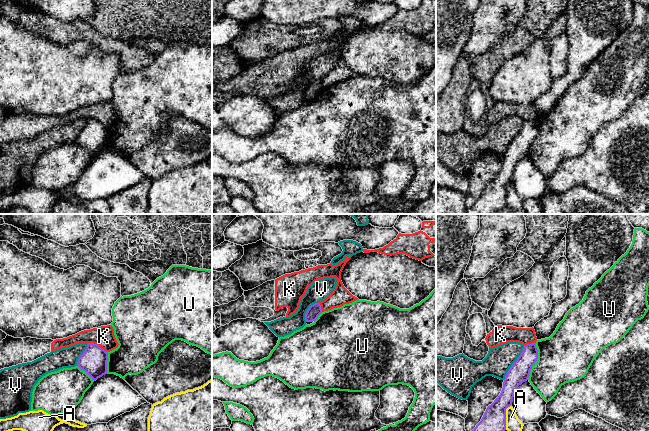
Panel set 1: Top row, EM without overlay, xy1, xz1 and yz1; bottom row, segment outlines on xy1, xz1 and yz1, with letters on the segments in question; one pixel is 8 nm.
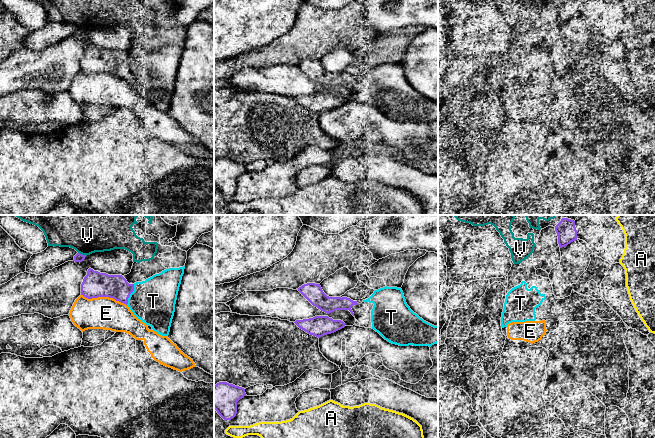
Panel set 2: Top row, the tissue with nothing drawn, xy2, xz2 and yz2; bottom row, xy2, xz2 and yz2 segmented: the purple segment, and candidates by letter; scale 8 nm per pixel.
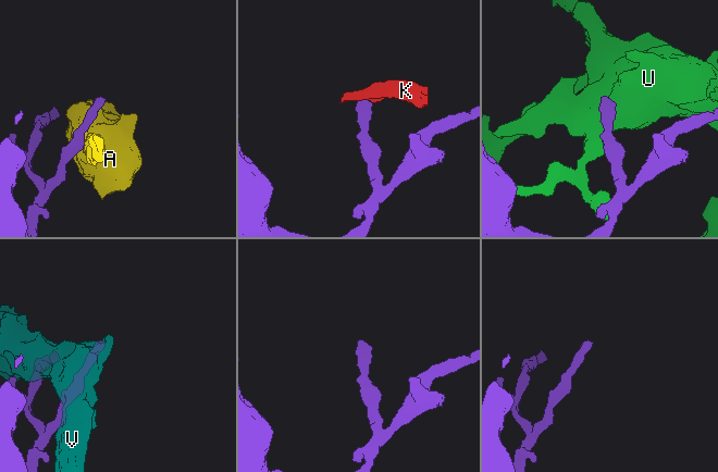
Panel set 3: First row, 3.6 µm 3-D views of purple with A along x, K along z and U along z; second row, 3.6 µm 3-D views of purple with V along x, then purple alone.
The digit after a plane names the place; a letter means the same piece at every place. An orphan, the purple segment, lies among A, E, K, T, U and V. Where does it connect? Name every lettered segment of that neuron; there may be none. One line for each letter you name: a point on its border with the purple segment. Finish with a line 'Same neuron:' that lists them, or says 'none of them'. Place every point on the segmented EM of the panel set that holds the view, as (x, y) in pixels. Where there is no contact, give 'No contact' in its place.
T: Touches purple at xy2 (130, 293)
Same neuron: T

